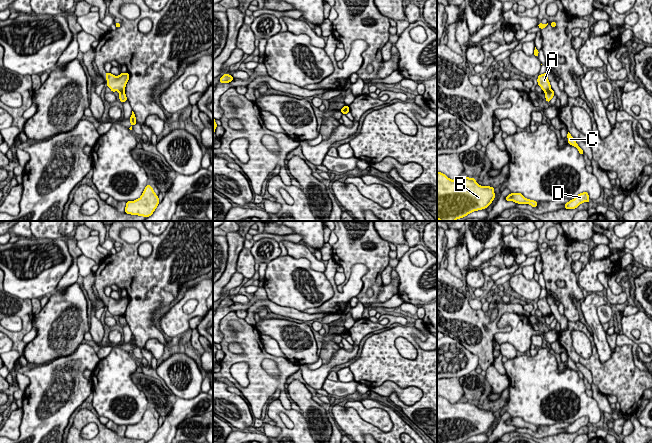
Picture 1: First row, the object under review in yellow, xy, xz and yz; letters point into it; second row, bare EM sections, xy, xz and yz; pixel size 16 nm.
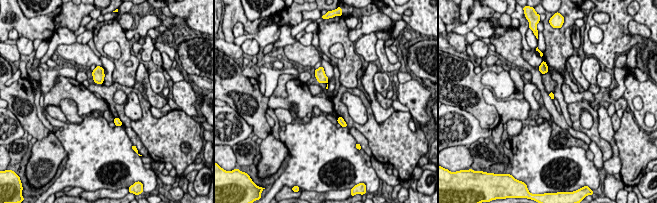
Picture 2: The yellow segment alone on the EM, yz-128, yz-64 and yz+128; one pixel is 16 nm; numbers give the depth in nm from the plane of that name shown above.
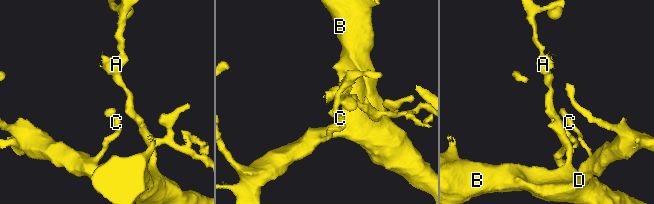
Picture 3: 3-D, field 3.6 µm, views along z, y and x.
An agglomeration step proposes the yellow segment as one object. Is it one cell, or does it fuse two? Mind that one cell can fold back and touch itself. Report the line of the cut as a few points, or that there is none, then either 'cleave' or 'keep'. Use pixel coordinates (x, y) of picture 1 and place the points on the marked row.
cut in yz along (551, 90), (546, 92); cleave

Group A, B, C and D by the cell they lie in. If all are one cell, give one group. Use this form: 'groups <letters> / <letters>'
groups A / B C D

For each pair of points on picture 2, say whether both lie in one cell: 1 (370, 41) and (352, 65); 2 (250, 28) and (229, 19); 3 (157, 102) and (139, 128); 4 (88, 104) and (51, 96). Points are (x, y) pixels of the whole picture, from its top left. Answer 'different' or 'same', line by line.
1: different
2: same
3: different
4: same

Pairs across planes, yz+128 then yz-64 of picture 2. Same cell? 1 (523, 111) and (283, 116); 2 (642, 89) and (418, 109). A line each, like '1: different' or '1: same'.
1: different
2: same

